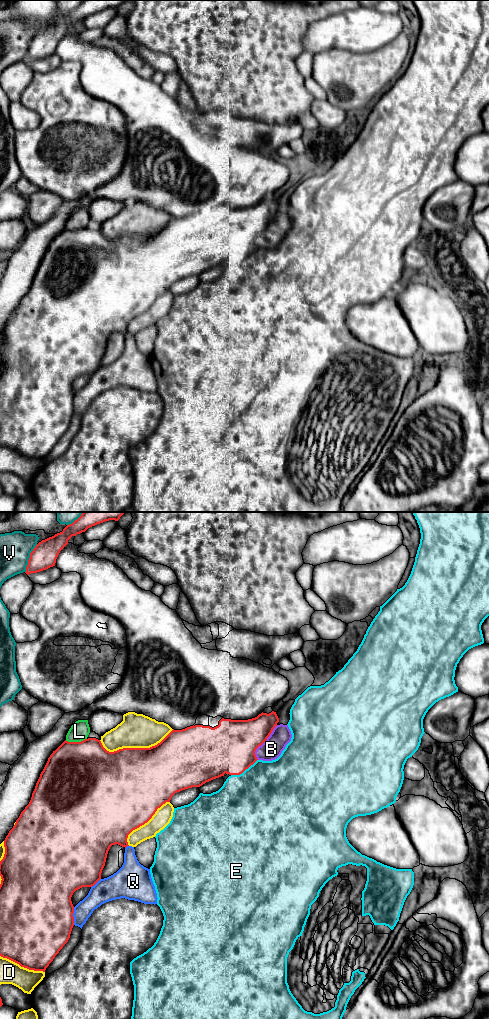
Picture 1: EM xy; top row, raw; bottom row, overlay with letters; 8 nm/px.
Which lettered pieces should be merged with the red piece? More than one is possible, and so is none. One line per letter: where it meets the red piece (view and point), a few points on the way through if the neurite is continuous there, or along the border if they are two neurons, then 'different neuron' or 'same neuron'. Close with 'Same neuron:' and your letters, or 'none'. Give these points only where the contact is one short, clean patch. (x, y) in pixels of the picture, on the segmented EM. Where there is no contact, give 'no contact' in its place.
B: contact xy (263, 742); different neuron
D: contact xy (135, 748); different neuron
E: contact xy (244, 770); different neuron
L: contact xy (75, 742); different neuron
Q: contact xy (72, 916); different neuron
V: contact xy (29, 558); different neuron
Same neuron: none

